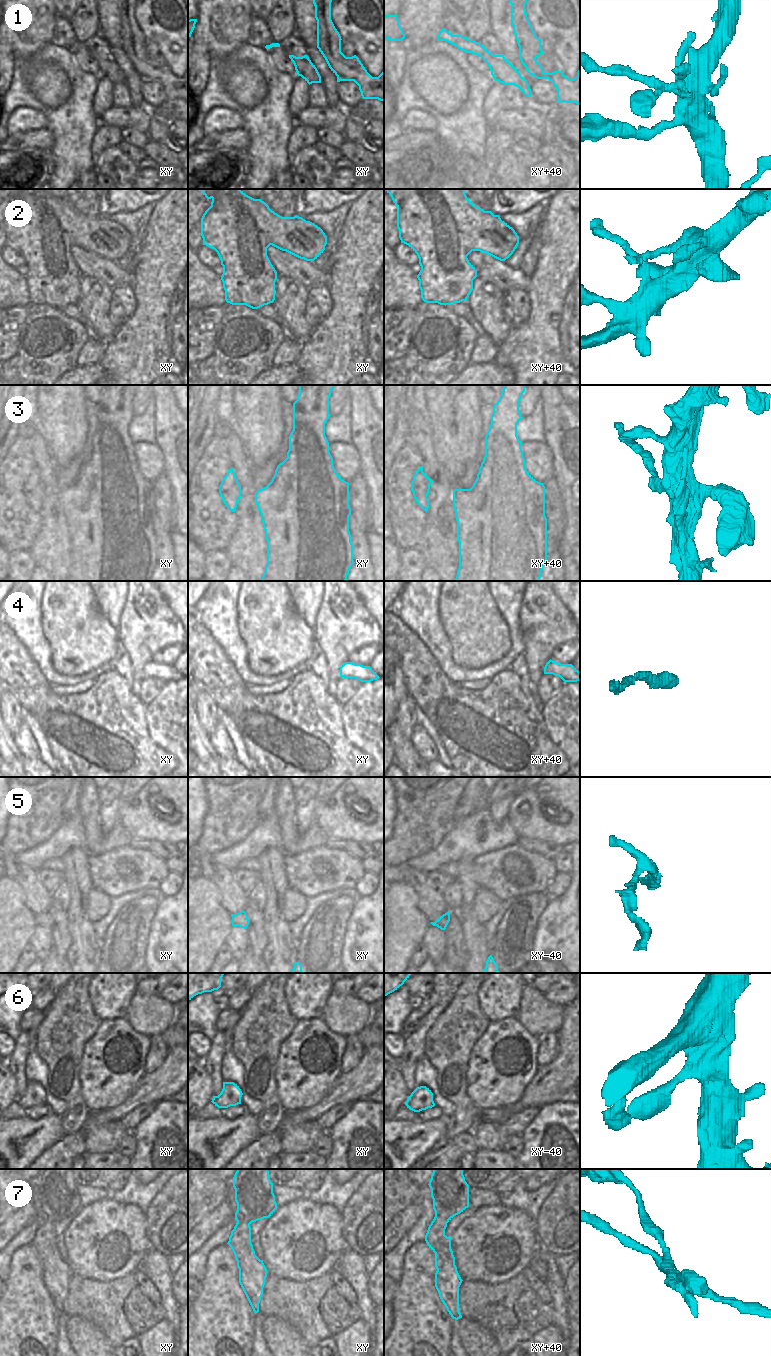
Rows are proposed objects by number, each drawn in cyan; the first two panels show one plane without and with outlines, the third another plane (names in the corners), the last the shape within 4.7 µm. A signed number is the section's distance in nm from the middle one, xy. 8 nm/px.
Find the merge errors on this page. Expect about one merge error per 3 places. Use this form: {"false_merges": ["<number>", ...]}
{"false_merges": ["3", "7"]}

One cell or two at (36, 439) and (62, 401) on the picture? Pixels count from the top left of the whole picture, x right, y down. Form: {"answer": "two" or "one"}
{"answer": "two"}

